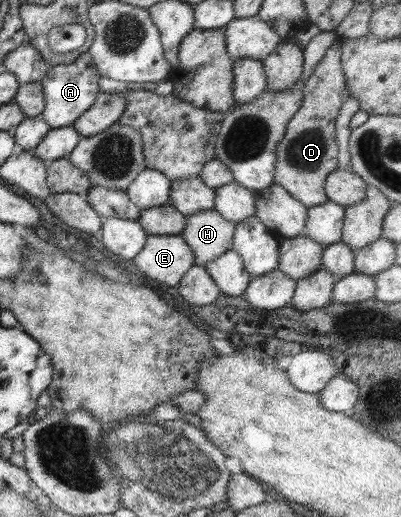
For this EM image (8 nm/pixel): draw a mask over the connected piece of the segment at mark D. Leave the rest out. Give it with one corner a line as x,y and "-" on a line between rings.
340,39
335,40
312,68
301,88
301,105
286,123
281,139
275,146
275,165
273,184
281,186
292,198
299,200
306,208
324,204
327,201
324,183
326,177
337,169
337,144
335,139
335,120
342,104
348,100
349,92
340,66

